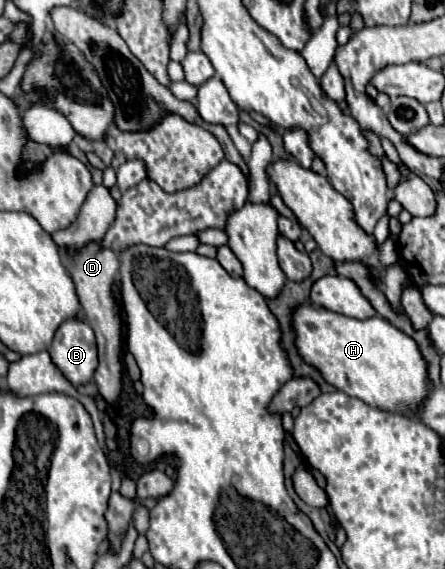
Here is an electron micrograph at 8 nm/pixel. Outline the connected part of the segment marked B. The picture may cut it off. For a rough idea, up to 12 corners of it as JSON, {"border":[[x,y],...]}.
{"border":[[63,322],[49,356],[75,388],[97,368],[91,326]]}

